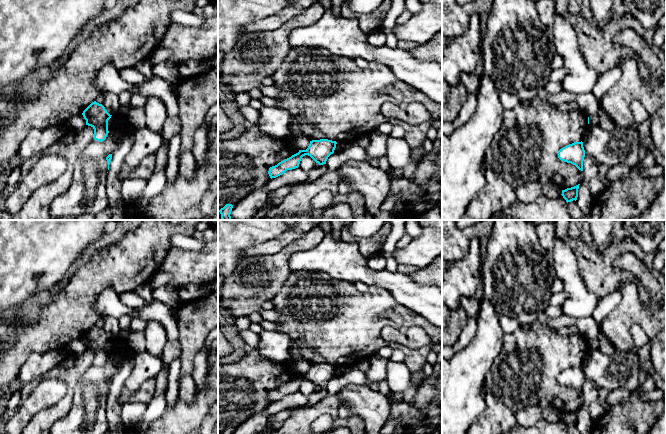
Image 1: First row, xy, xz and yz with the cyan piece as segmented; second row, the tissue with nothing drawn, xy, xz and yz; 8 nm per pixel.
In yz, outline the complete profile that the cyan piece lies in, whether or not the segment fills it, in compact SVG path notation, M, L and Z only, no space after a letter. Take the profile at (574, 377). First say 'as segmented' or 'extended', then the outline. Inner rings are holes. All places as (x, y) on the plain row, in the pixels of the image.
as segmented; M582 365L569 368L558 375L558 382L561 385L571 387L581 395L583 395L584 381L585 374Z

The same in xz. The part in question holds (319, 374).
as segmented; M328 363L312 364L306 374L299 374L298 377L270 391L268 398L272 403L282 399L287 394L298 392L305 379L310 380L319 389L326 388L328 381L334 377L336 368L336 365Z

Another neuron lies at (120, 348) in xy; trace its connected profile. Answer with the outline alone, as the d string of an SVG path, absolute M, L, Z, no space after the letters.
M112 339L108 344L108 355L115 354L121 359L126 356L132 355L133 351L128 347L127 342L120 341L119 339Z

